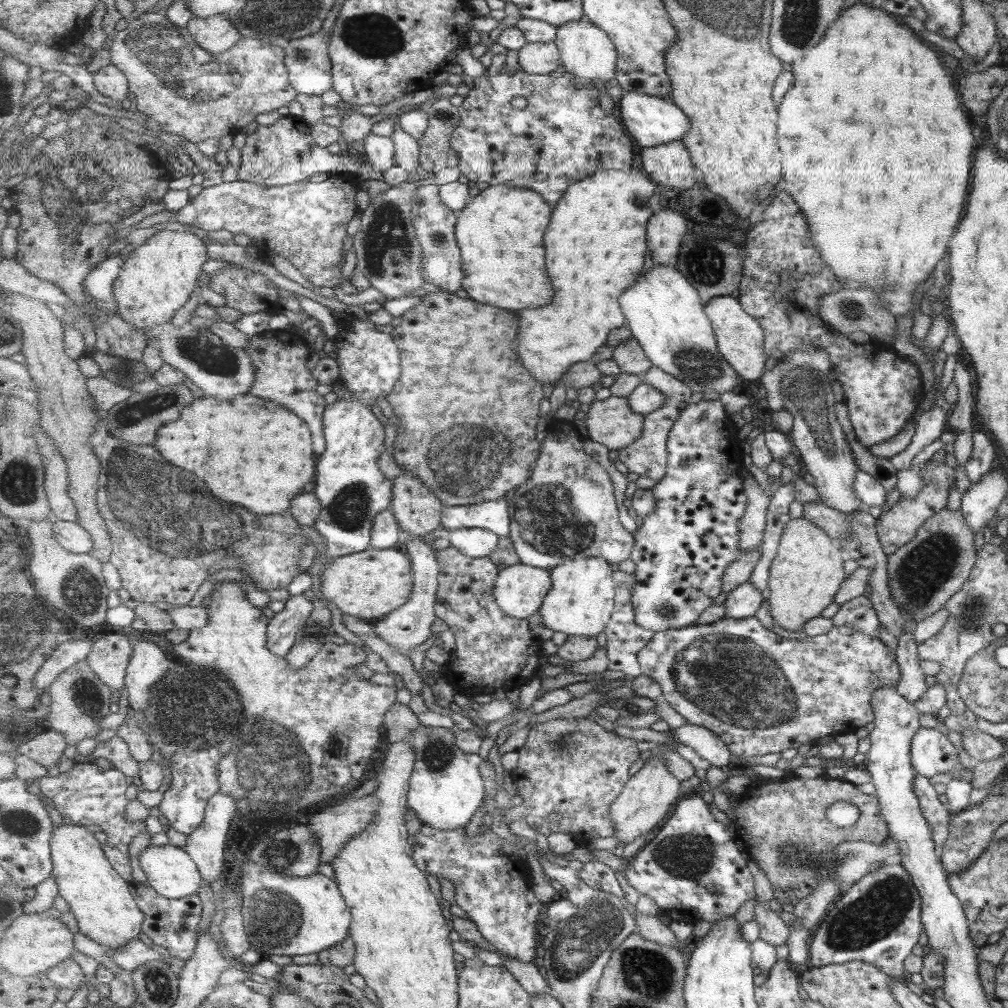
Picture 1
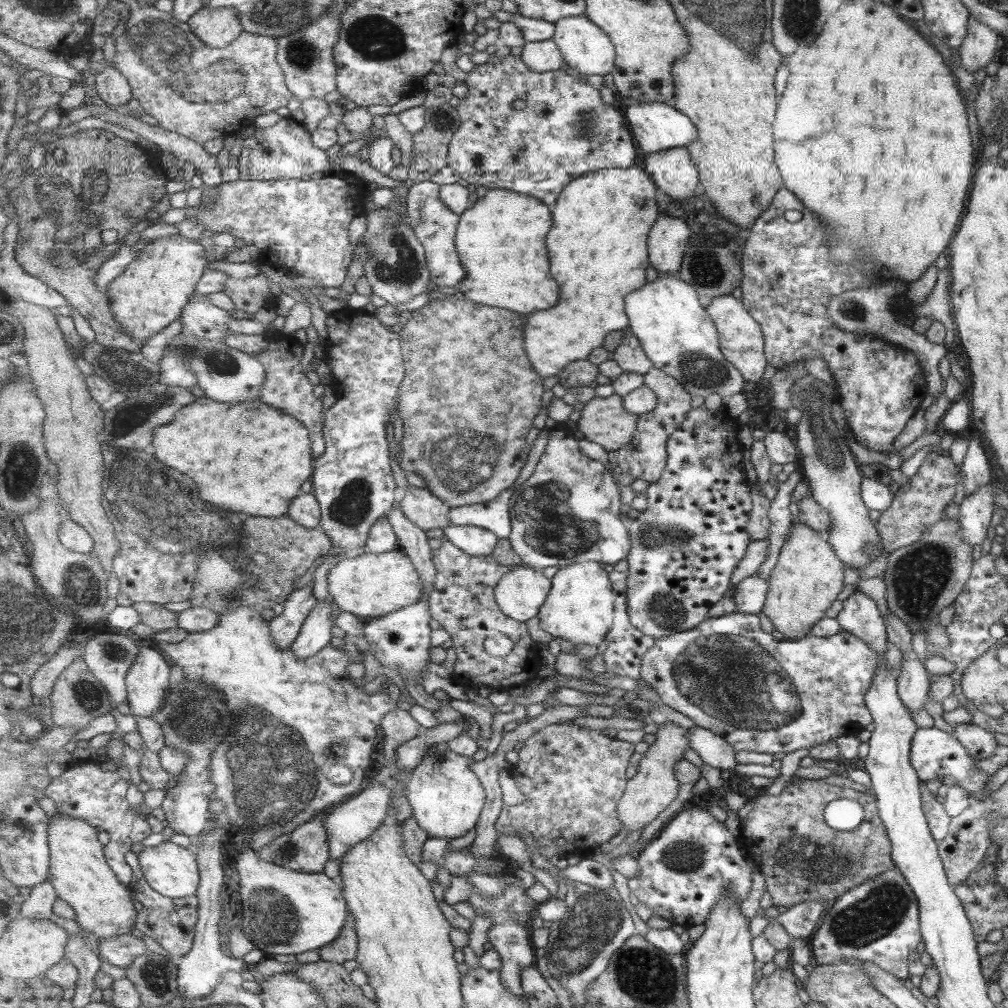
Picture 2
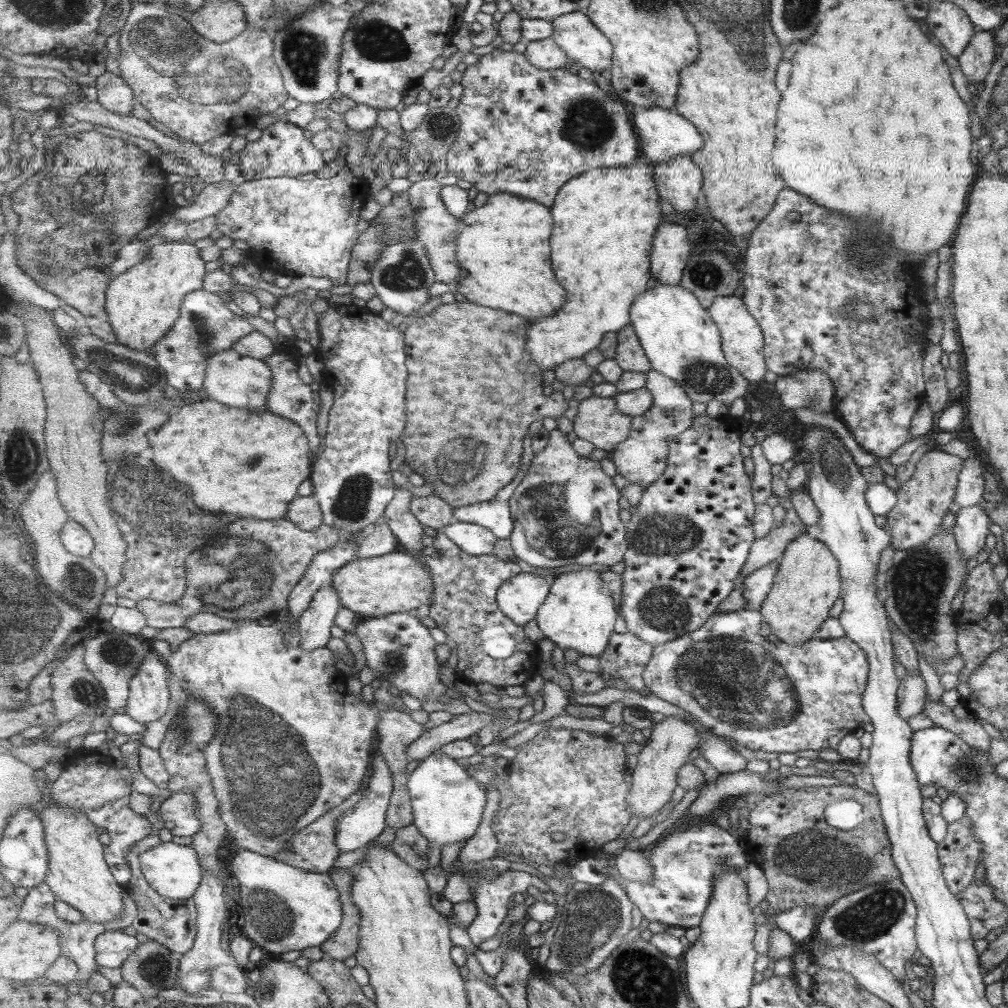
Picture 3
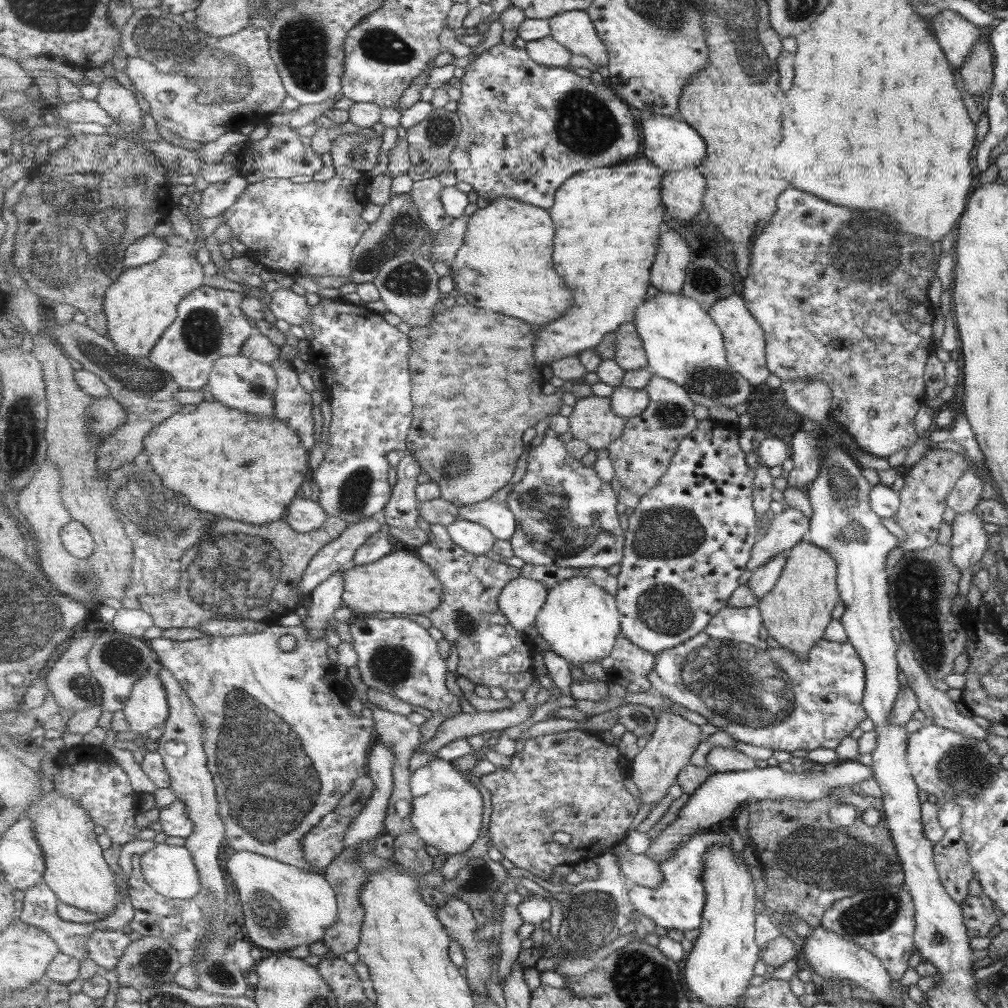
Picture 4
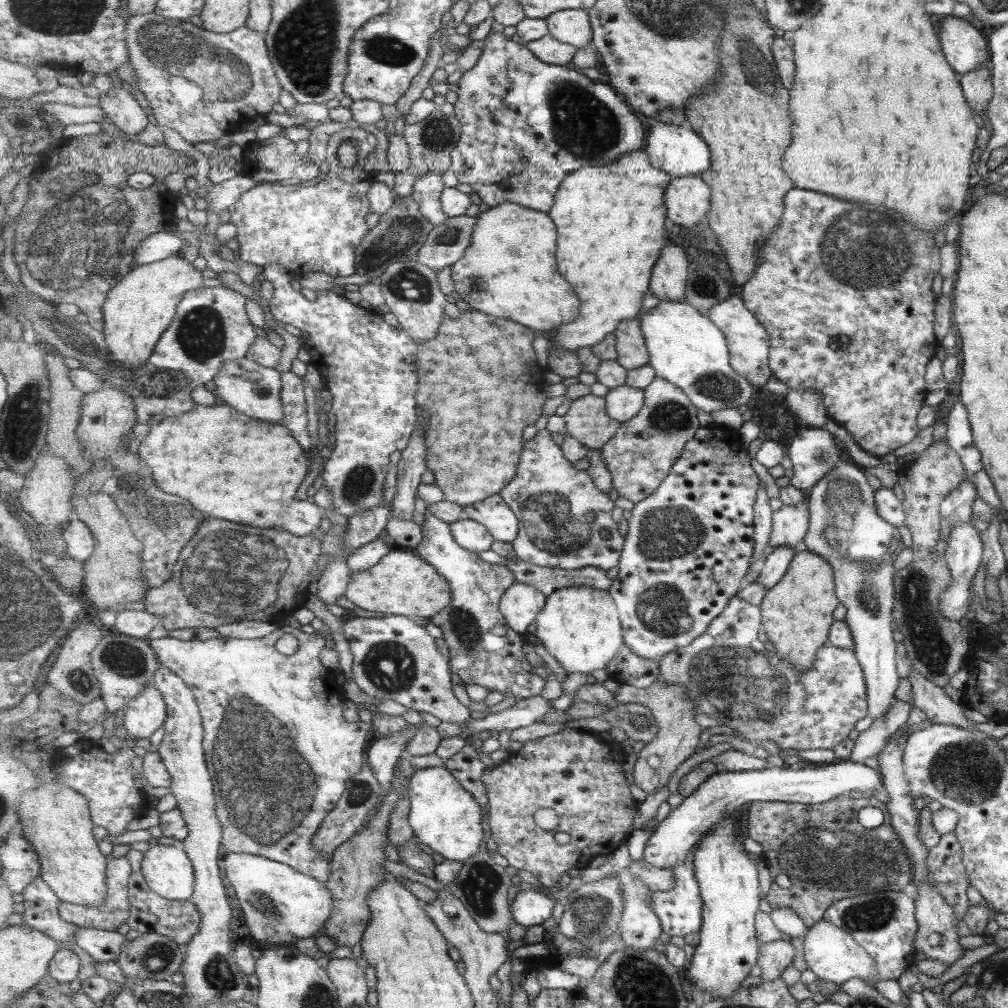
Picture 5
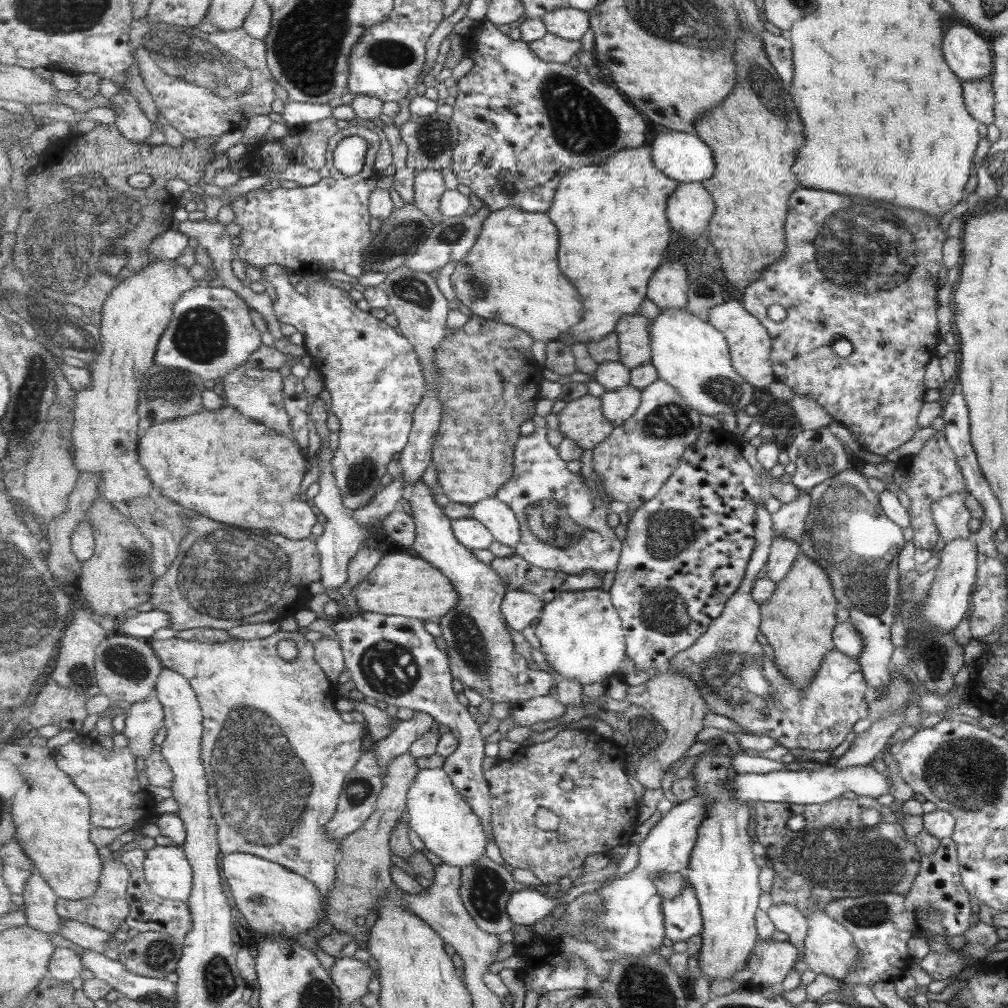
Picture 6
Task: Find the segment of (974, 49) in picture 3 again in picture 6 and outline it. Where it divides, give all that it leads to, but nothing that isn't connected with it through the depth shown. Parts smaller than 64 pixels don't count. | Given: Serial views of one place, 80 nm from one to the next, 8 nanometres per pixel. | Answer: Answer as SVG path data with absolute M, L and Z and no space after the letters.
M991 77L963 81L963 84L965 84L964 101L969 108L969 116L977 123L992 125L995 94L992 92Z

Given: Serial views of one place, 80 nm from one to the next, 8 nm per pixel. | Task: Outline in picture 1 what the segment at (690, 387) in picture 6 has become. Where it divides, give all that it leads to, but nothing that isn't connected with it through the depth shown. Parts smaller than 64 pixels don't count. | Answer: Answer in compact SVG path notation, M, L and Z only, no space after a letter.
M655 266L621 296L627 327L655 366L685 381L693 392L738 391L740 374L723 356L699 291L671 266Z

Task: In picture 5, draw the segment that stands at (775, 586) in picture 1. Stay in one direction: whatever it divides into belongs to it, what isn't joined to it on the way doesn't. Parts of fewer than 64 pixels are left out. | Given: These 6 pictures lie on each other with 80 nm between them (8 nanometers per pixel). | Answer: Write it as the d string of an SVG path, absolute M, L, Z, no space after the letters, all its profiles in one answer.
M801 546L795 548L781 583L767 592L761 608L763 630L768 640L784 660L792 662L796 672L803 673L811 669L816 653L828 643L828 630L835 619L832 617L833 608L840 604L838 599L832 566L824 558Z

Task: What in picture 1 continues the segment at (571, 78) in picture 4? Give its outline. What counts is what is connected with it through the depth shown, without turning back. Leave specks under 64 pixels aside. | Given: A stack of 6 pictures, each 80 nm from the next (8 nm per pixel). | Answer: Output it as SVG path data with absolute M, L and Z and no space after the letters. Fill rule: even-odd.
M519 66L515 72L507 72L507 68L503 68L496 76L489 76L485 71L482 76L474 80L474 89L464 98L462 106L460 107L461 123L457 130L453 133L451 139L451 146L456 154L458 154L458 168L462 174L467 176L468 180L474 183L485 182L489 186L508 185L509 187L519 187L525 189L532 189L537 191L545 200L552 206L555 206L565 195L565 192L573 186L587 178L587 176L599 171L612 171L612 170L631 170L633 168L633 140L631 135L625 132L623 124L619 124L619 120L613 114L607 114L601 104L599 104L598 90L588 90L587 88L577 88L575 80L578 76L548 76L548 75L533 75L523 70ZM523 96L527 100L525 109L515 110L511 106L511 100Z

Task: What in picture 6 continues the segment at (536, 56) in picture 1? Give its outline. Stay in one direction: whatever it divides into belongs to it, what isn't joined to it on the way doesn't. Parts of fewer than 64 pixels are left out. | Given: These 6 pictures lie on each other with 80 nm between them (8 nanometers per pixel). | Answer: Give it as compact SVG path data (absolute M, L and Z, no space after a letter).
M549 33L543 39L533 41L529 46L541 60L565 64L582 49L582 41L567 40Z

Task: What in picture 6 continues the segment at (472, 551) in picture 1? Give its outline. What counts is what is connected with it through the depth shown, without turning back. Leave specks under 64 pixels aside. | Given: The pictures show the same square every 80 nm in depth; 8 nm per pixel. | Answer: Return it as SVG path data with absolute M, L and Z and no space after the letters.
M473 516L453 519L452 528L460 544L469 549L487 550L496 539L485 524Z

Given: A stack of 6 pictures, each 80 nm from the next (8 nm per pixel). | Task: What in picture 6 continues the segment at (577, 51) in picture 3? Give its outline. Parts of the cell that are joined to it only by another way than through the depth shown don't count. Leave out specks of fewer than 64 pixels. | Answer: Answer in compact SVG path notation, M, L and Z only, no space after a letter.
M558 8L542 16L549 33L567 40L581 41L583 35L592 28L590 11L576 8Z

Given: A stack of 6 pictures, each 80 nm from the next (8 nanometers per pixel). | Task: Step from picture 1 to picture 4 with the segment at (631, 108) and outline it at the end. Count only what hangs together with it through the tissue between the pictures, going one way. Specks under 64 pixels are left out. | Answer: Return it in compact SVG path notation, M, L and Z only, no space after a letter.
M644 114L641 127L644 135L644 155L666 172L677 172L686 168L699 167L708 158L708 144L704 137L681 117L673 118L665 117L665 115Z

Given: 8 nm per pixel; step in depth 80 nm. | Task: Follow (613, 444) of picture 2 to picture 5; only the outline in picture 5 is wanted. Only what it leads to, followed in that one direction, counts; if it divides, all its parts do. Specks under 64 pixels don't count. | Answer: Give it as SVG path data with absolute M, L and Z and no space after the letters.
M593 393L574 400L564 415L567 434L587 449L604 447L622 423L609 416L608 403Z

